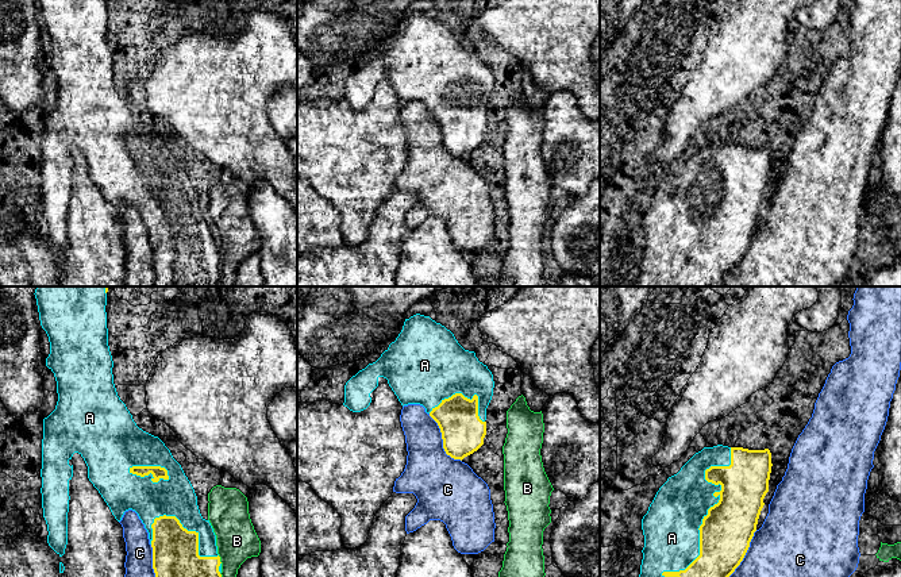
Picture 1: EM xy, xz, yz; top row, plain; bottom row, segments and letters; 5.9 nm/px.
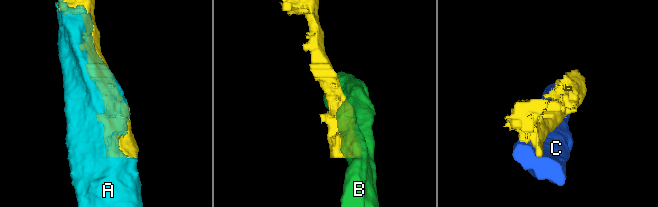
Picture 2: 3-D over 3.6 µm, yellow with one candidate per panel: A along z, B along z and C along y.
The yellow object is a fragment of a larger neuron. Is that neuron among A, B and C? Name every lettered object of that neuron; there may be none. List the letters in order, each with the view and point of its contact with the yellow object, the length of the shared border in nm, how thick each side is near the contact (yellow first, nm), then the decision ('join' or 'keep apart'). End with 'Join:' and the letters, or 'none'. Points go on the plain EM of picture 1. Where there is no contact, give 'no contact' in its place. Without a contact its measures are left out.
A: meets yellow in yz at (703, 216); contact 900 nm long; 300 nm thick on the yellow side, 340 nm on the other; join
B: meets yellow in xy at (219, 257); contact 50 nm long; 400 nm thick on the yellow side, 240 nm on the other; keep apart
C: meets yellow in yz at (742, 257); contact 400 nm long; 300 nm thick on the yellow side, 500 nm on the other; keep apart
Join: A

